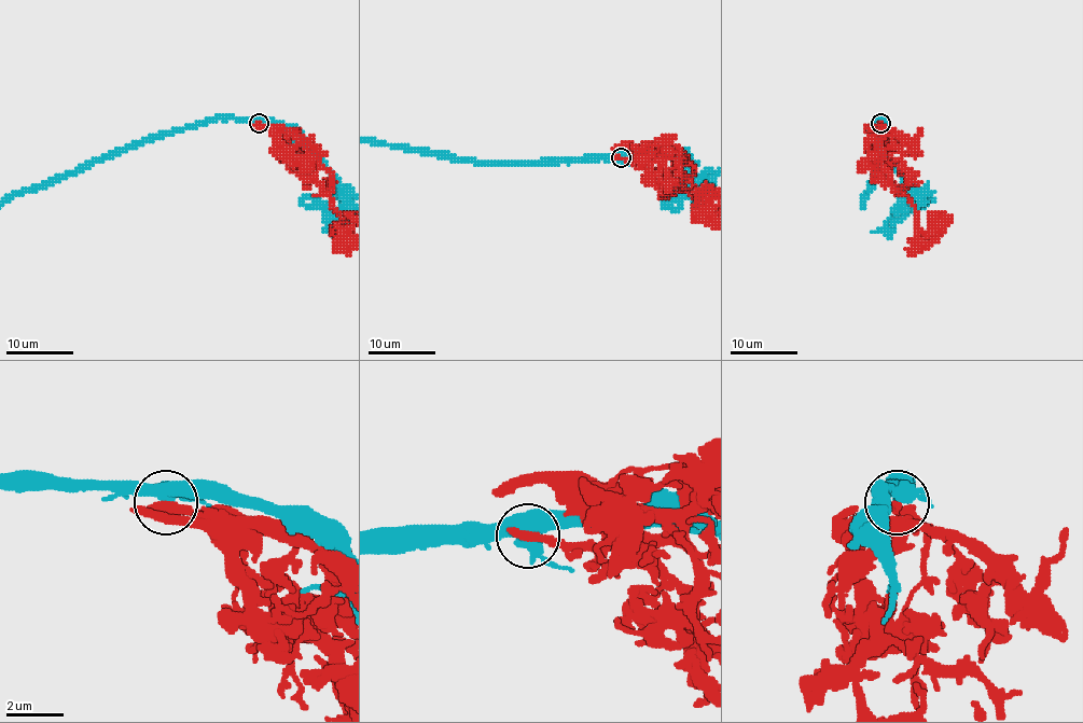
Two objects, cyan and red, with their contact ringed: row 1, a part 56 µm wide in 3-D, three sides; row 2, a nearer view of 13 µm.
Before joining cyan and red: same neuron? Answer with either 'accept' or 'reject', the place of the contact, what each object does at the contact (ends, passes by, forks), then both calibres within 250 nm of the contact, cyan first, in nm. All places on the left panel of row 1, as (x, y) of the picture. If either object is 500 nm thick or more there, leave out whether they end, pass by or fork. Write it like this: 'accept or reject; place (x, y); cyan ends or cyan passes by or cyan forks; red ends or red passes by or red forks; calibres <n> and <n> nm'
reject; place (259, 123); cyan forks; red ends; calibres 480 and 400 nm

